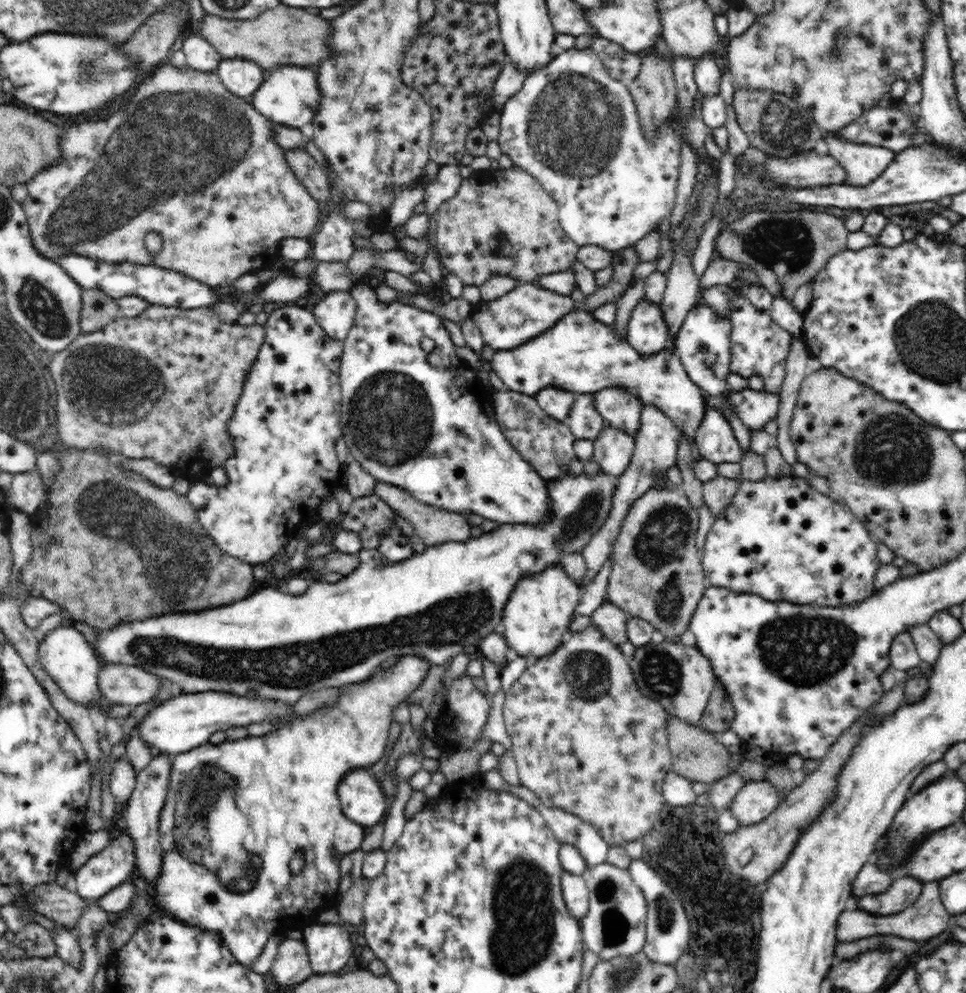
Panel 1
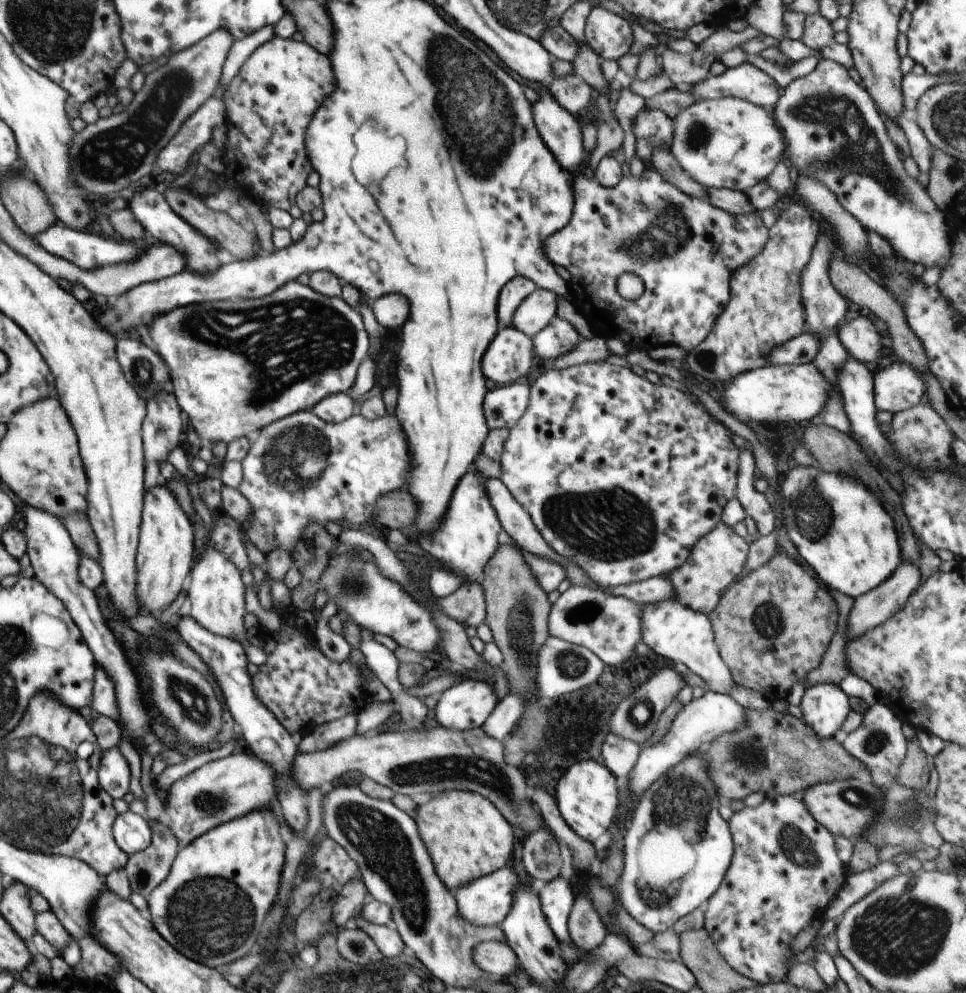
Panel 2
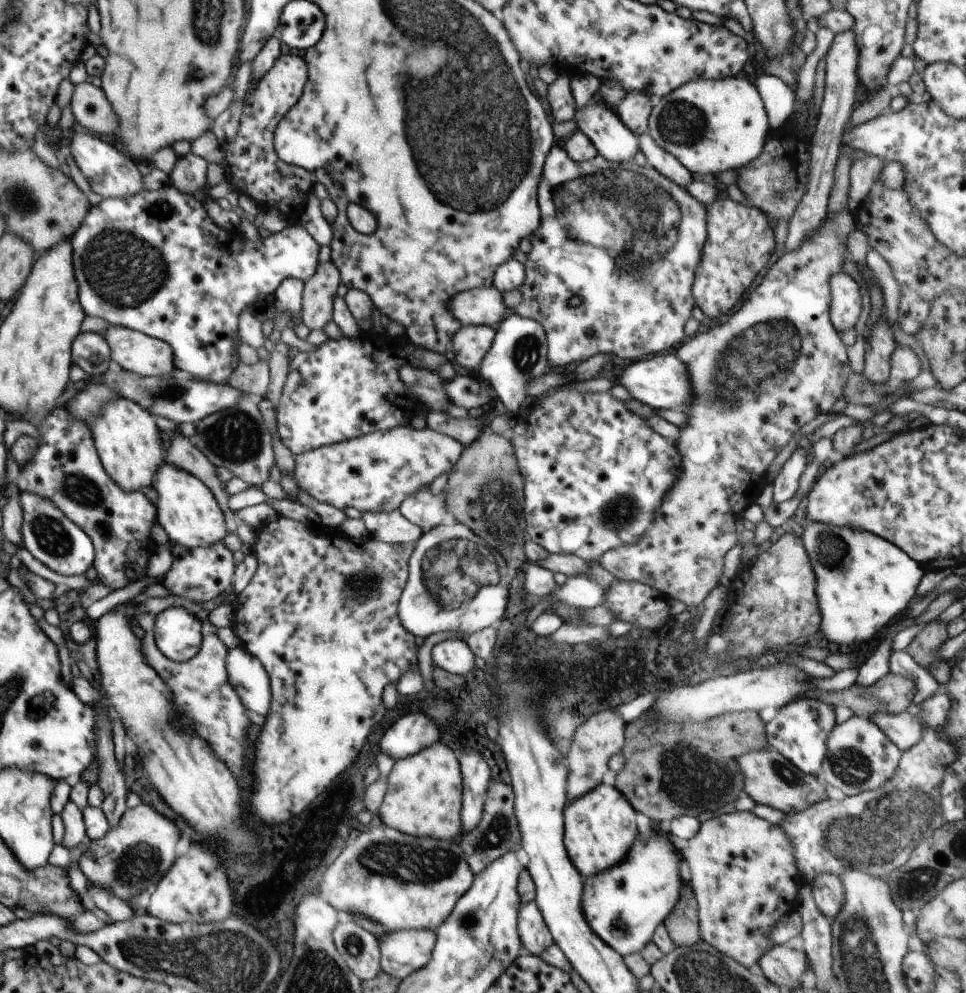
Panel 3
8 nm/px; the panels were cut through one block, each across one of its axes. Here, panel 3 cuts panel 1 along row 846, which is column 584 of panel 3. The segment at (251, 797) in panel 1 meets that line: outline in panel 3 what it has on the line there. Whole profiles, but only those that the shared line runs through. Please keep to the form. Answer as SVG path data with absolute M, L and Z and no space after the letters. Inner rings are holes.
M555 144L545 158L543 164L542 178L537 188L537 201L541 212L540 226L536 232L528 238L532 244L532 251L527 254L528 260L524 263L525 266L525 281L519 289L523 294L523 300L520 305L515 308L516 314L521 317L537 320L547 334L547 361L549 369L561 370L576 362L580 364L584 360L594 356L595 354L614 354L616 357L624 358L625 360L639 361L642 356L648 354L658 354L658 352L666 352L670 348L678 347L684 338L684 324L690 320L692 310L695 307L695 300L692 294L695 272L701 261L701 254L707 239L707 208L704 203L696 200L684 187L672 182L663 174L660 174L653 166L647 164L646 167L639 166L633 159L630 161L614 162L606 160L602 155L596 155L593 159L587 161L575 161L568 156L565 147ZM638 228L638 230L636 230ZM646 232L646 233L645 233ZM650 232L654 236L654 248L651 244L646 244L645 239L650 242ZM588 243L592 246L588 246ZM604 247L612 256L616 258L616 262L622 262L628 258L626 266L618 266L608 254ZM628 248L630 250L628 250ZM644 258L644 262L642 262ZM634 260L634 264L632 264ZM572 296L579 296L582 303L577 307L572 307L568 300ZM592 332L592 334L590 334Z

